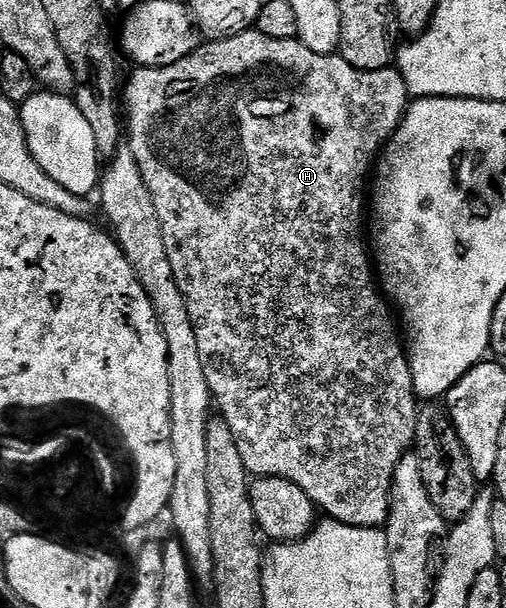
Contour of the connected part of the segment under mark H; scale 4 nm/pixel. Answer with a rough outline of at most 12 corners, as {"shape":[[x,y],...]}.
{"shape":[[256,28],[124,86],[247,475],[385,527],[394,68]]}

